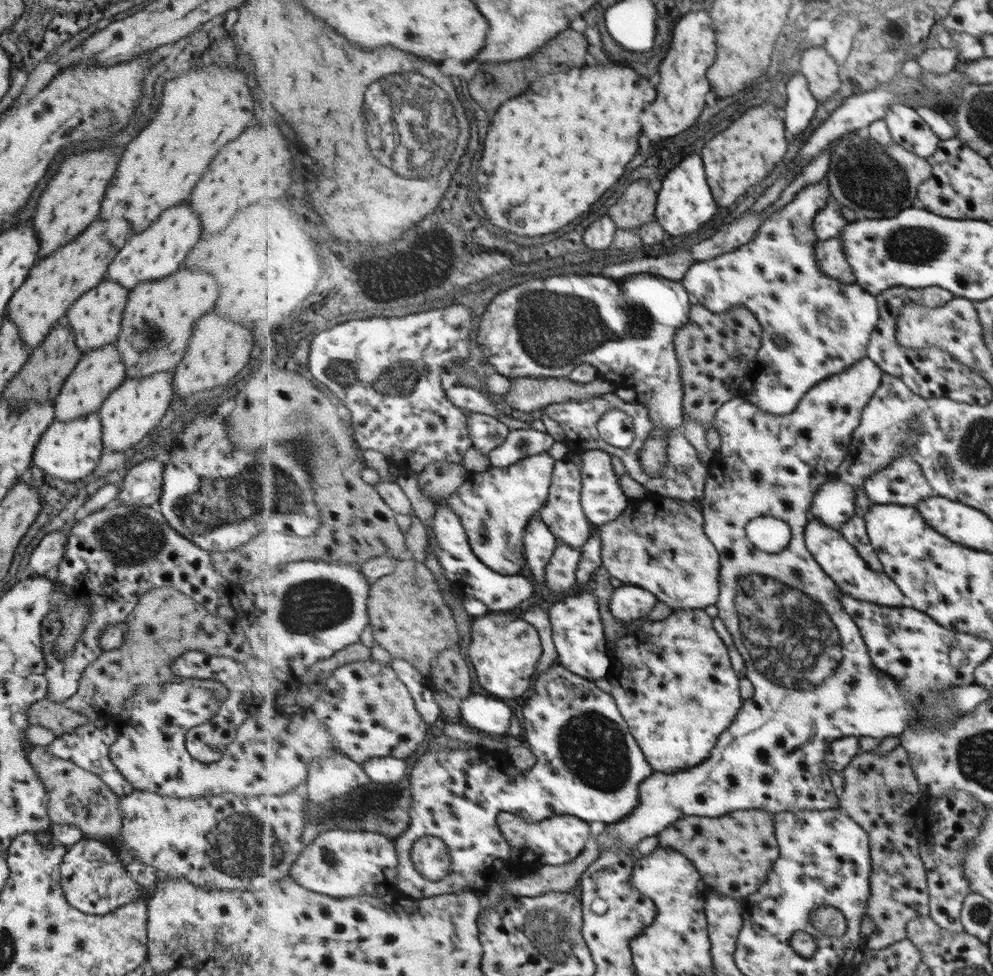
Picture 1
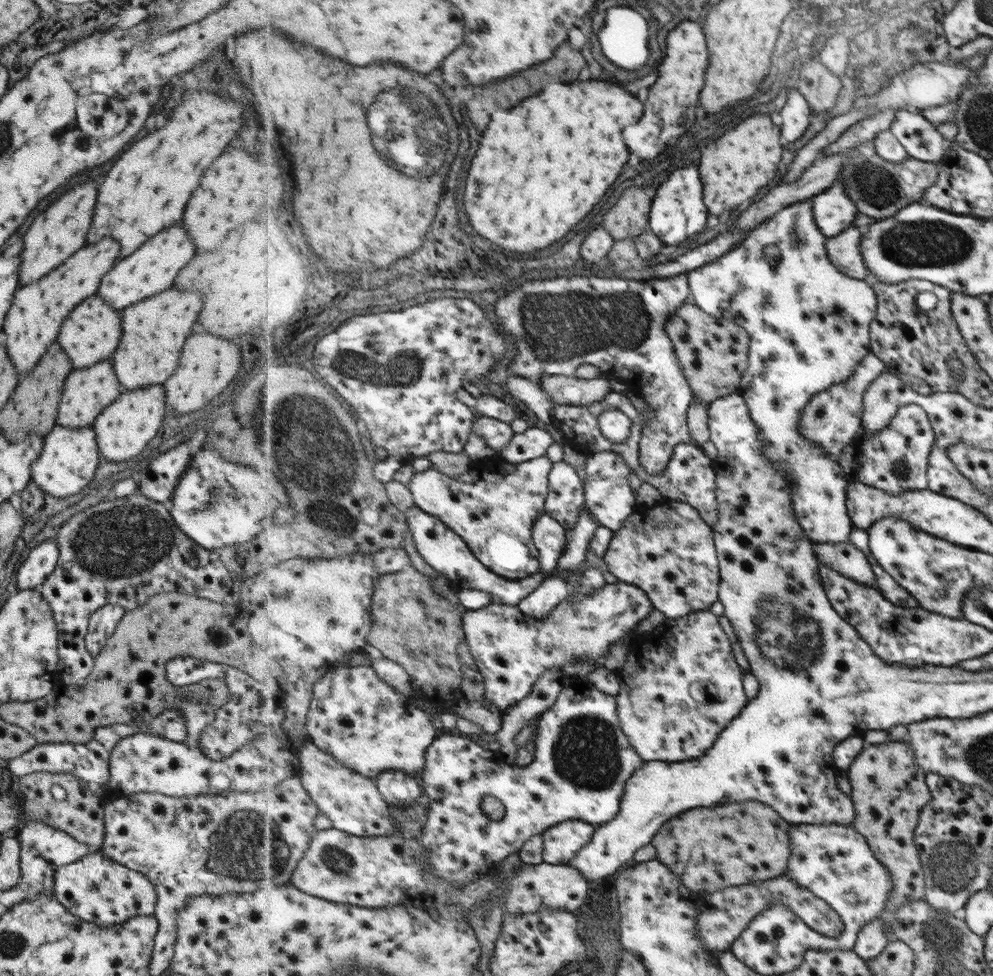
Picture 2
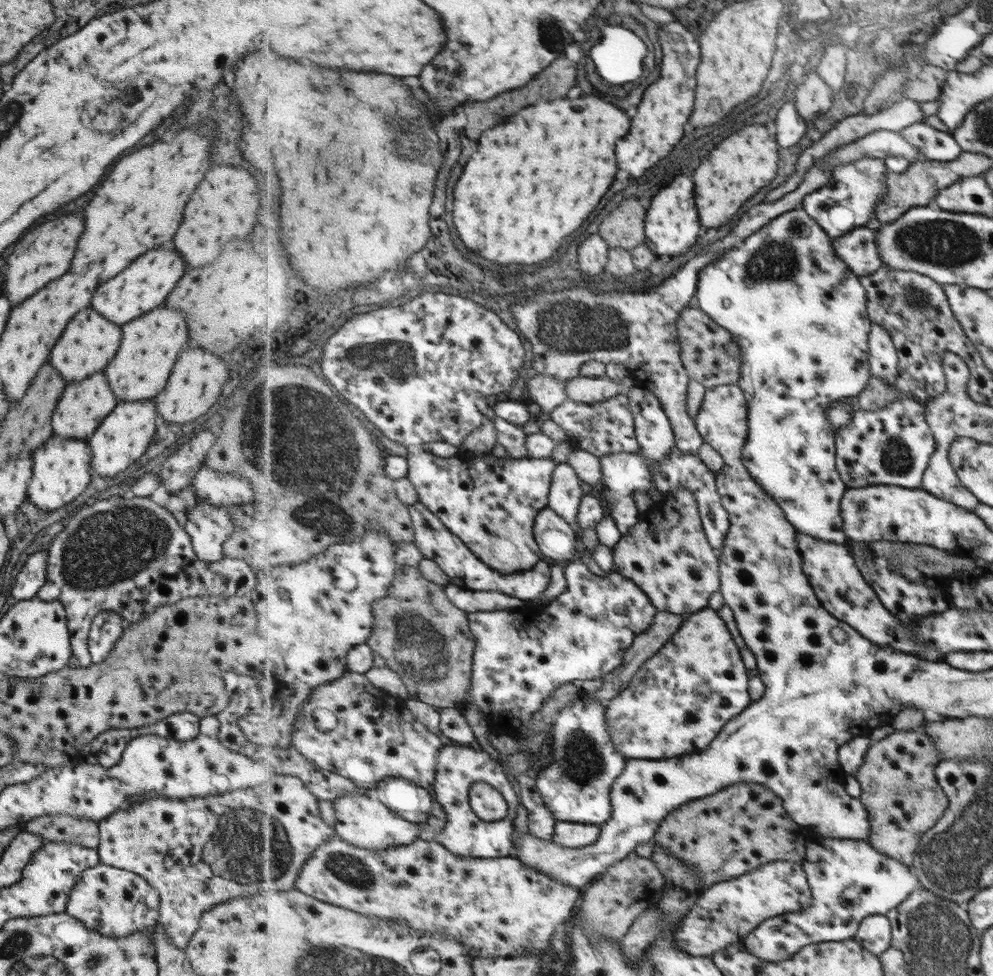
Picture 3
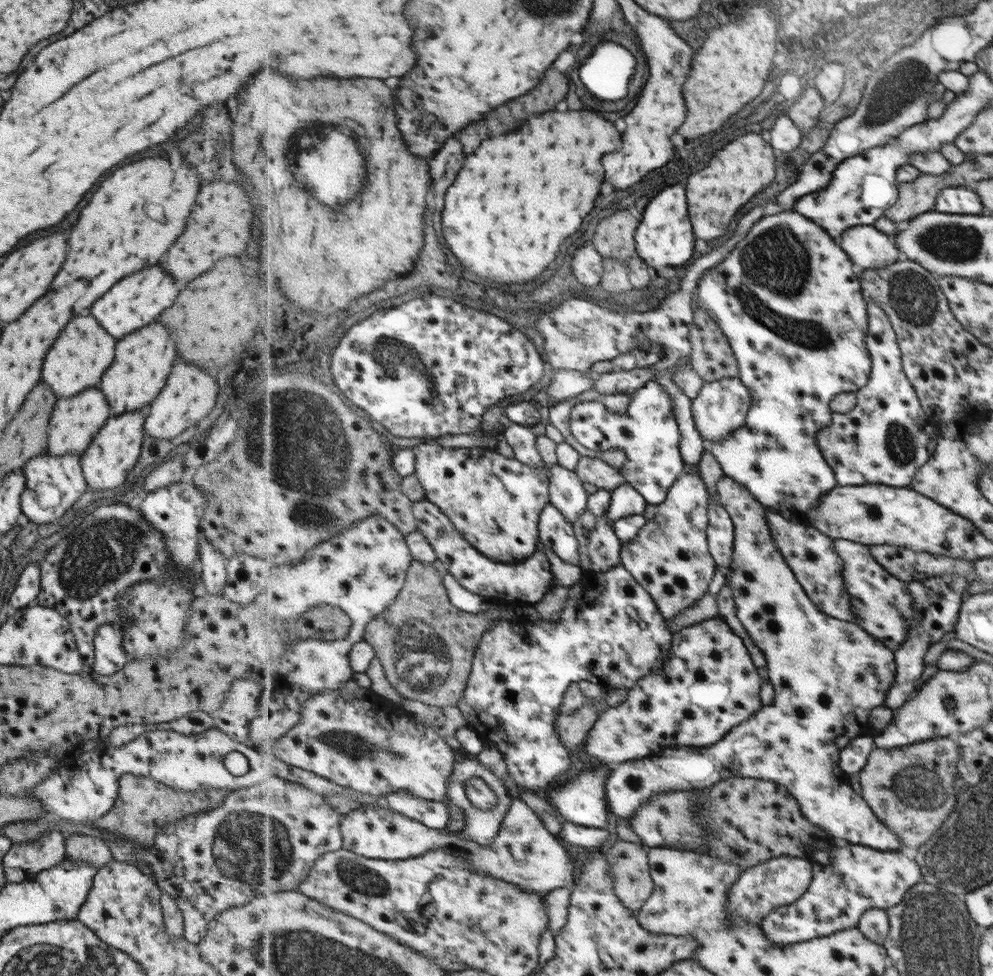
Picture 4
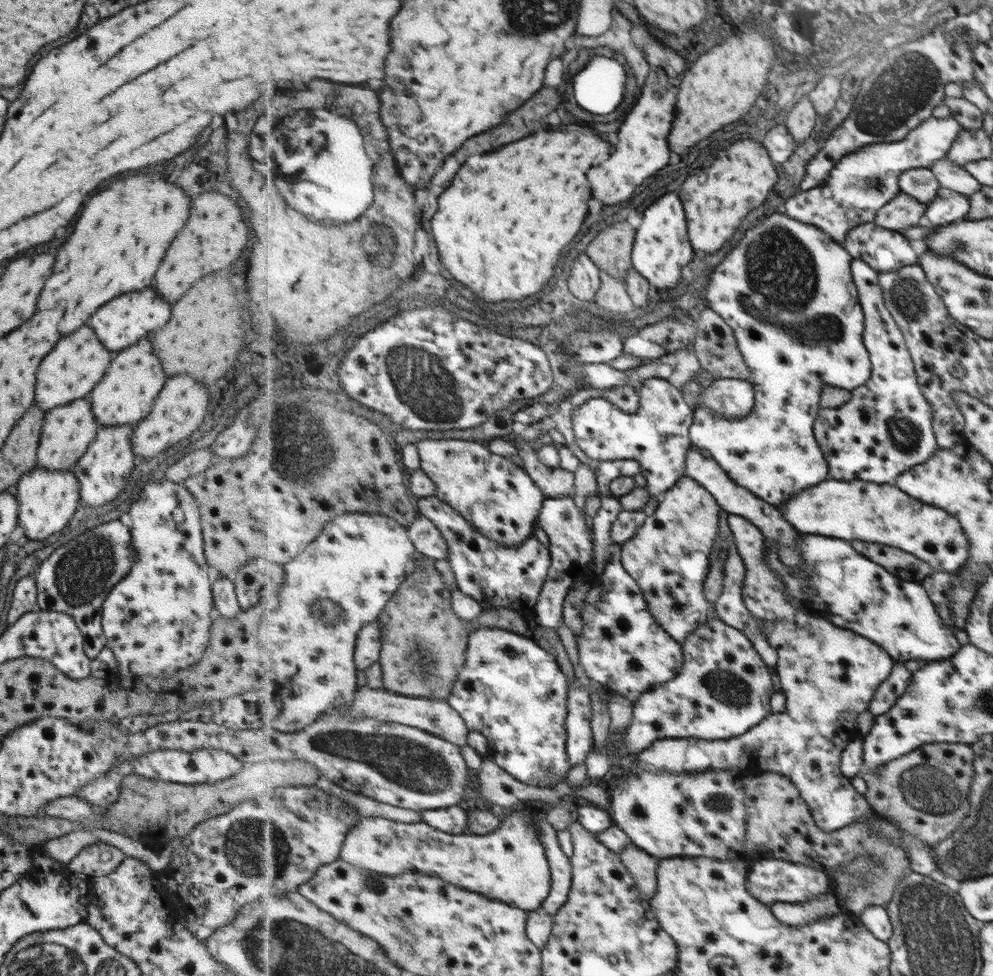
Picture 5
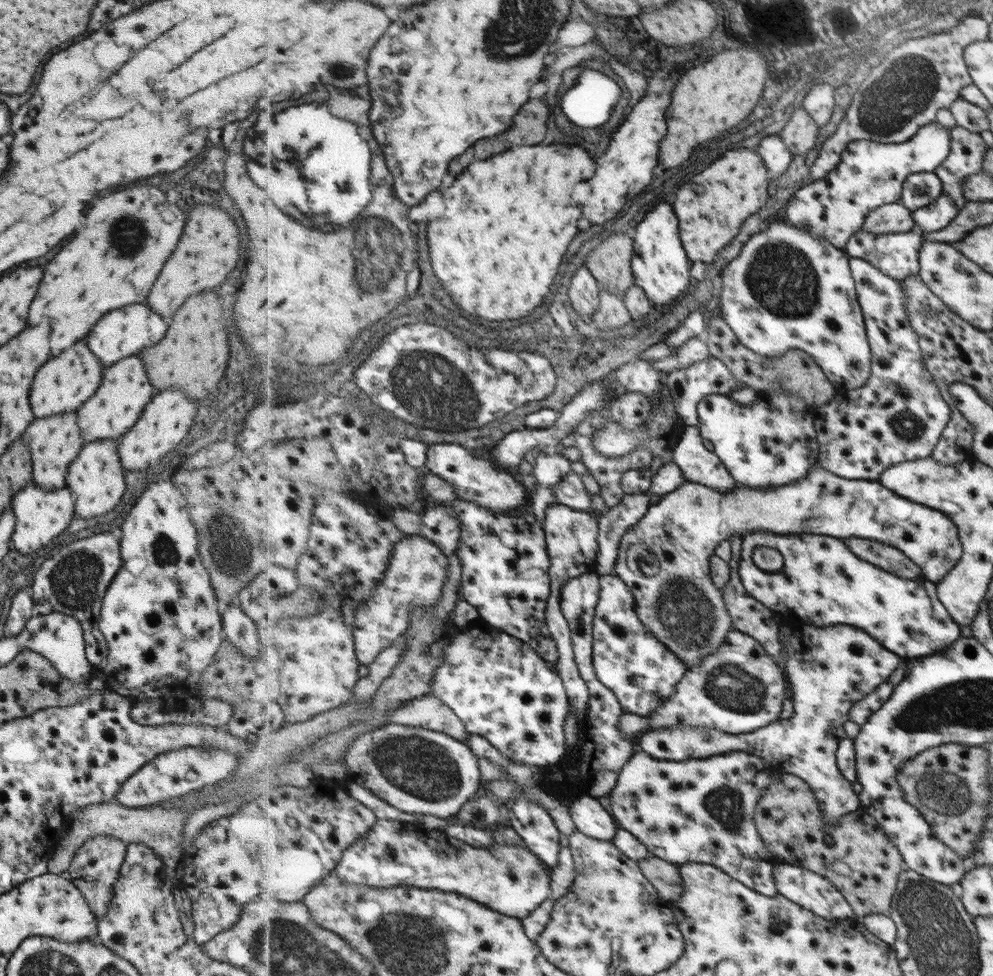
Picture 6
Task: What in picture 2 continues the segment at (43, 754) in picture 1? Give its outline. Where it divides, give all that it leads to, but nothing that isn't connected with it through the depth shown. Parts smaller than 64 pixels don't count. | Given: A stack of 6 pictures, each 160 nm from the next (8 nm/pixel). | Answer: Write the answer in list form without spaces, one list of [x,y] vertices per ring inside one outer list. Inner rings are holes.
[[[37,771],[19,777],[17,790],[23,797],[22,824],[41,821],[44,825],[63,831],[81,844],[99,848],[104,837],[104,807],[101,806],[99,798],[95,798],[91,792],[85,792],[85,788],[83,788],[85,784],[87,784],[85,781],[68,772]],[[54,784],[59,785],[65,791],[63,800],[53,798],[51,788]]]

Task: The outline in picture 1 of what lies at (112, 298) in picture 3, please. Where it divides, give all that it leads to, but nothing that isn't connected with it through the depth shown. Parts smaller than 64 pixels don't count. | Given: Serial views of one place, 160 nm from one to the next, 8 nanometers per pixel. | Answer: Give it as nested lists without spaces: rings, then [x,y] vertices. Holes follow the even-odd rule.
[[[177,204],[173,208],[167,208],[163,210],[163,214],[159,214],[159,218],[151,226],[147,226],[139,234],[133,234],[123,244],[123,248],[115,254],[115,258],[109,264],[107,278],[119,282],[129,292],[139,282],[157,280],[167,274],[173,274],[179,268],[179,264],[185,260],[191,246],[197,242],[199,234],[201,234],[201,224],[199,218],[191,212],[191,206]]]

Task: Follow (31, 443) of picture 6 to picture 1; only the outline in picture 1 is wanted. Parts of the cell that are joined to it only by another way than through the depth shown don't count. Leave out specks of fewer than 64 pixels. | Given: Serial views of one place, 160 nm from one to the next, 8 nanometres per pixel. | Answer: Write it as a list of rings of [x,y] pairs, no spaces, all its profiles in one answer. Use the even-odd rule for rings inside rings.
[[[105,344],[95,350],[82,353],[72,371],[62,382],[59,392],[54,396],[54,420],[67,422],[97,412],[103,399],[126,377],[121,354],[113,344]]]

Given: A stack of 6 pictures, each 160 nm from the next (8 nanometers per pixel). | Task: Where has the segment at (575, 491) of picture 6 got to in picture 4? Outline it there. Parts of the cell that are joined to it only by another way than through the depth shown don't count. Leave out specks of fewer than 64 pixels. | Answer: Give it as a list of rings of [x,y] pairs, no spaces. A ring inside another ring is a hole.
[[[511,423],[507,428],[502,430],[506,442],[512,447],[514,451],[514,458],[521,462],[527,463],[532,467],[539,467],[547,469],[549,467],[543,460],[541,453],[536,445],[536,438],[529,426],[522,424]]]

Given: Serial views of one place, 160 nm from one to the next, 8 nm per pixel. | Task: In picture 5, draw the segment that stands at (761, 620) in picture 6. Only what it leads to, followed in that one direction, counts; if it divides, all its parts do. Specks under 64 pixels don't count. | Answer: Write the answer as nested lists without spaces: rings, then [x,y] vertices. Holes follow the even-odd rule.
[[[727,540],[727,546],[728,558],[724,561],[724,587],[721,596],[717,599],[715,604],[715,614],[729,626],[745,633],[749,637],[749,640],[751,640],[754,644],[754,647],[759,652],[759,655],[761,655],[761,659],[763,659],[769,667],[776,667],[779,662],[779,654],[777,653],[777,650],[775,650],[775,647],[773,647],[772,644],[769,644],[769,641],[764,635],[763,629],[758,623],[758,620],[751,614],[751,611],[747,608],[744,601],[743,587],[745,586],[744,582],[747,574],[745,563],[743,562],[742,556],[740,555],[734,540]]]

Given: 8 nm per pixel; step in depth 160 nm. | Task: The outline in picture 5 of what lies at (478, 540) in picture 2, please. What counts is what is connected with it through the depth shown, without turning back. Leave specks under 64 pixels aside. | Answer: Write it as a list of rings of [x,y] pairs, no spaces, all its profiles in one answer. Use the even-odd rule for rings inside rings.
[[[423,440],[417,445],[422,460],[420,468],[435,481],[436,497],[458,510],[483,536],[503,546],[519,546],[534,536],[533,530],[537,528],[538,518],[547,498],[546,492],[535,484],[524,466],[517,466],[509,457],[493,454],[485,442]]]

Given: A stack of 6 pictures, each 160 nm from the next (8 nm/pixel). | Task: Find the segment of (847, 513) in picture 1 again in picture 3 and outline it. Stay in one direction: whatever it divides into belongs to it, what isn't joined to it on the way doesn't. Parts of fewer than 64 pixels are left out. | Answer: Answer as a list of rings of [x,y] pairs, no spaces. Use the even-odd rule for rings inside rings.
[[[796,209],[783,214],[781,217],[774,218],[769,225],[751,235],[739,248],[733,252],[726,252],[715,262],[703,268],[699,277],[695,305],[710,315],[715,322],[730,330],[736,338],[739,338],[738,343],[742,347],[742,377],[738,385],[748,400],[748,423],[750,426],[749,436],[743,446],[743,453],[741,453],[744,466],[748,468],[760,486],[776,498],[776,501],[786,512],[786,517],[796,526],[798,532],[810,534],[827,542],[849,544],[850,538],[843,531],[844,520],[841,516],[842,498],[849,487],[838,471],[835,444],[837,432],[832,428],[826,410],[841,399],[858,397],[873,377],[870,365],[870,334],[873,322],[869,318],[868,292],[866,286],[863,286],[861,278],[838,256],[833,240],[816,219],[807,214],[804,209]]]

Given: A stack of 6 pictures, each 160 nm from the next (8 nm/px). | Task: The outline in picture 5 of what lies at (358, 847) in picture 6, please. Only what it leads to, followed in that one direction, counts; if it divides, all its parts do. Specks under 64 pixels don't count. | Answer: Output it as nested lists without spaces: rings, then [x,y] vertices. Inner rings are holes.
[[[518,807],[501,826],[486,835],[449,834],[425,821],[404,823],[383,817],[363,817],[347,835],[341,859],[387,876],[403,873],[435,875],[501,899],[523,910],[537,910],[552,891],[552,870],[531,811]]]

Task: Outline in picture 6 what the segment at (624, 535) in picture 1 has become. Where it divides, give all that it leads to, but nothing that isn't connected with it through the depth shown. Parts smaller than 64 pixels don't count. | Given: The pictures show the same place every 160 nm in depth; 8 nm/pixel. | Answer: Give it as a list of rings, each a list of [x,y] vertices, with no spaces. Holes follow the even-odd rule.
[[[813,468],[811,470],[811,478],[807,480],[801,480],[798,482],[792,482],[791,485],[773,487],[771,490],[769,488],[763,489],[752,489],[743,482],[738,482],[738,486],[732,490],[732,492],[719,492],[710,486],[705,486],[703,483],[687,481],[682,484],[669,494],[662,496],[662,498],[655,503],[650,505],[647,514],[635,525],[632,526],[628,533],[622,538],[620,544],[619,557],[616,562],[616,571],[626,583],[627,586],[631,587],[636,598],[636,611],[638,612],[639,618],[646,624],[646,627],[653,633],[656,637],[663,641],[671,652],[679,655],[679,658],[685,662],[685,666],[688,668],[693,668],[693,666],[699,666],[701,660],[705,660],[707,656],[715,654],[717,650],[721,650],[720,646],[726,641],[727,633],[734,628],[733,621],[729,611],[727,610],[725,599],[723,598],[723,591],[714,583],[714,577],[711,570],[710,558],[715,554],[717,546],[723,542],[723,540],[728,540],[731,535],[747,535],[749,533],[759,532],[760,530],[766,530],[774,532],[775,534],[780,534],[783,536],[795,535],[795,534],[825,534],[827,536],[835,536],[835,538],[847,539],[851,537],[857,538],[871,538],[879,542],[887,543],[889,546],[898,547],[902,550],[913,562],[916,562],[923,569],[923,576],[929,582],[936,583],[941,581],[951,569],[954,568],[954,564],[960,559],[962,553],[961,540],[958,538],[958,527],[955,523],[951,521],[948,515],[944,515],[942,511],[935,510],[931,507],[925,506],[923,503],[913,502],[911,499],[905,498],[903,495],[897,494],[892,491],[889,487],[883,486],[883,483],[879,481],[866,481],[866,480],[849,480],[847,478],[839,478],[831,472],[827,472],[825,468]],[[633,546],[645,546],[649,552],[653,552],[657,557],[659,564],[661,565],[661,572],[653,574],[653,576],[647,576],[645,572],[633,572],[635,568],[631,568],[629,564],[629,552]]]

